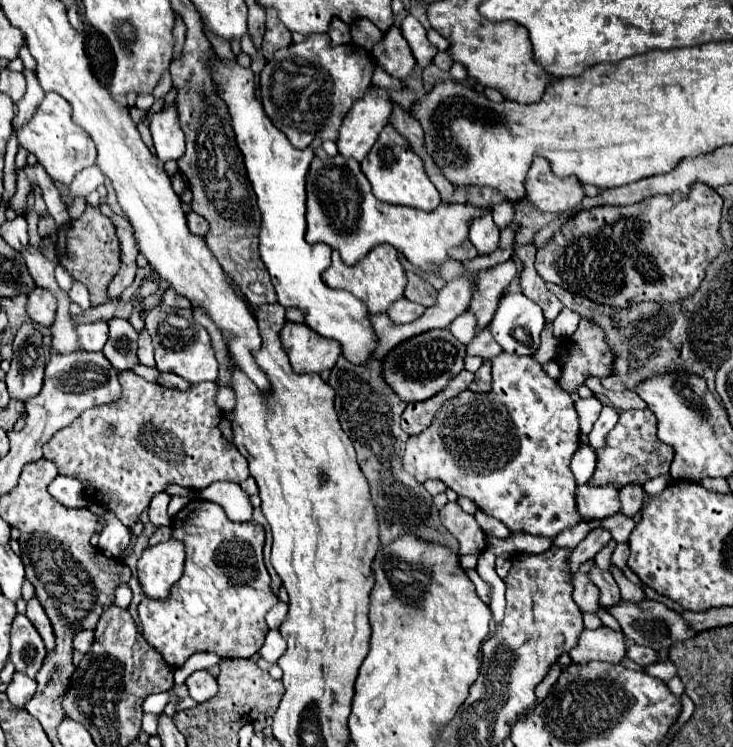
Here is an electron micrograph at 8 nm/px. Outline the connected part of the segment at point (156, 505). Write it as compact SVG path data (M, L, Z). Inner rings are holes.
M161 492L153 498L151 506L149 506L149 518L151 518L151 524L155 526L169 526L171 520L169 520L169 514L167 514L167 506L169 506L169 500L171 496Z

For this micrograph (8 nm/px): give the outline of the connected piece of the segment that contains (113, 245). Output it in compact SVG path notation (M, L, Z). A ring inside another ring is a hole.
M87 204L81 218L71 220L57 232L55 250L59 254L59 264L81 284L87 286L91 294L91 306L101 306L107 302L107 286L119 270L119 240L109 218L105 218L97 206Z

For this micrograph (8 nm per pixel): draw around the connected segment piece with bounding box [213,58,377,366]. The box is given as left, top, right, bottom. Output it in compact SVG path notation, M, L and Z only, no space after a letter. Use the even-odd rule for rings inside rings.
M217 58L213 80L217 80L217 88L221 88L221 100L225 100L229 108L235 140L245 160L247 178L251 180L251 186L257 194L257 204L263 216L259 250L271 274L277 302L285 308L299 308L305 316L305 324L311 330L321 336L335 338L343 348L343 356L351 364L365 366L373 356L373 348L377 348L377 334L373 332L369 310L365 304L361 304L361 300L353 298L351 292L333 290L323 284L321 272L331 264L331 248L327 244L305 242L305 176L313 160L313 148L293 148L285 134L273 126L261 102L255 98L255 80L249 68Z

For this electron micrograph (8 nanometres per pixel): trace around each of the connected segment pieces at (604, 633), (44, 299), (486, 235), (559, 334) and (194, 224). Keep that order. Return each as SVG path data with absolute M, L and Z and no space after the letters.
M601 626L597 630L583 630L579 644L569 652L569 656L577 664L587 664L589 660L619 664L625 658L625 652L625 634Z
M35 288L29 294L29 302L27 302L27 314L35 324L41 326L51 326L55 320L55 310L57 310L57 302L51 296L51 292L43 290L43 288Z
M491 212L485 214L485 216L479 216L477 220L471 222L469 240L473 242L473 246L477 248L477 252L481 256L497 250L497 244L499 244L499 228L495 226Z
M563 308L563 310L559 312L559 316L555 318L555 322L553 322L555 338L567 340L567 338L577 330L579 320L581 320L581 316L577 316L577 312L573 312L573 310L569 310L569 308Z
M189 212L189 214L187 214L187 224L189 224L189 230L191 230L193 234L197 234L197 236L205 236L207 230L209 230L207 222L205 222L199 214L195 214L195 212Z

